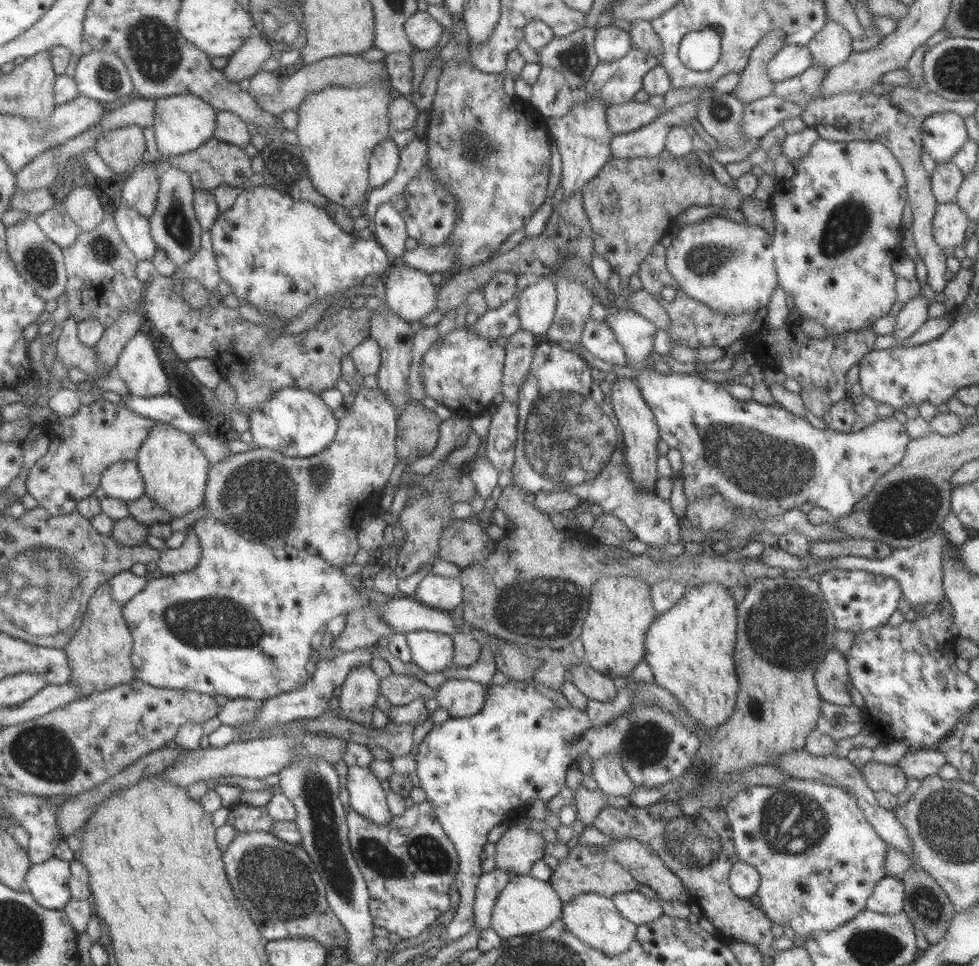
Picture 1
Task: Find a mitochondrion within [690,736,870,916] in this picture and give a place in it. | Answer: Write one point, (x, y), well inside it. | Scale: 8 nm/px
(790, 819)

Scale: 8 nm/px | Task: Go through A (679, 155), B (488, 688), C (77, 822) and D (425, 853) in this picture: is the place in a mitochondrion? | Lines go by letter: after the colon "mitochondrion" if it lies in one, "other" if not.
A: other
B: other
C: other
D: mitochondrion

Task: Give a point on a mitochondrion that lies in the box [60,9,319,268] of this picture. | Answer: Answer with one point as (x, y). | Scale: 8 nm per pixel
(155, 51)

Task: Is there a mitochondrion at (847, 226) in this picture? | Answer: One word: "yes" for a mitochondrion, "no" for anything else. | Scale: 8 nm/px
yes

